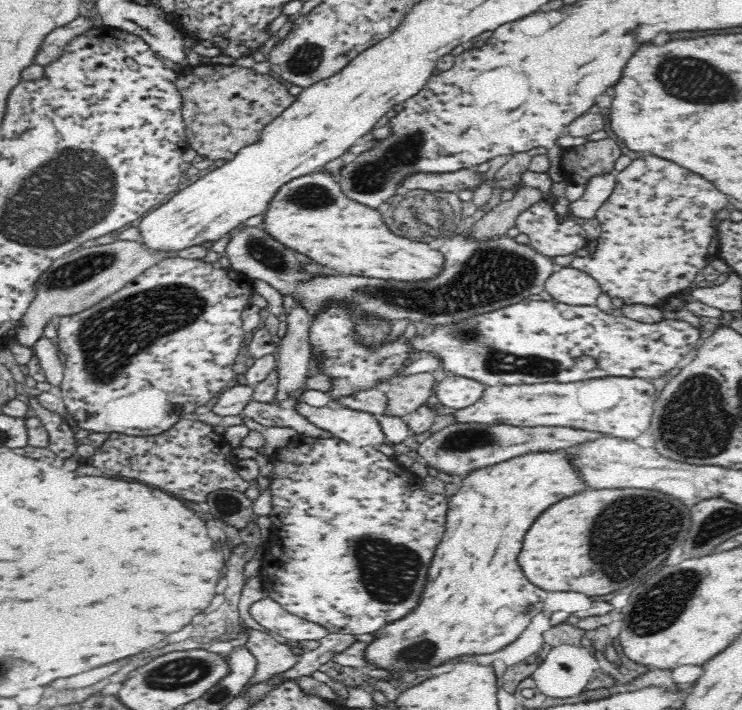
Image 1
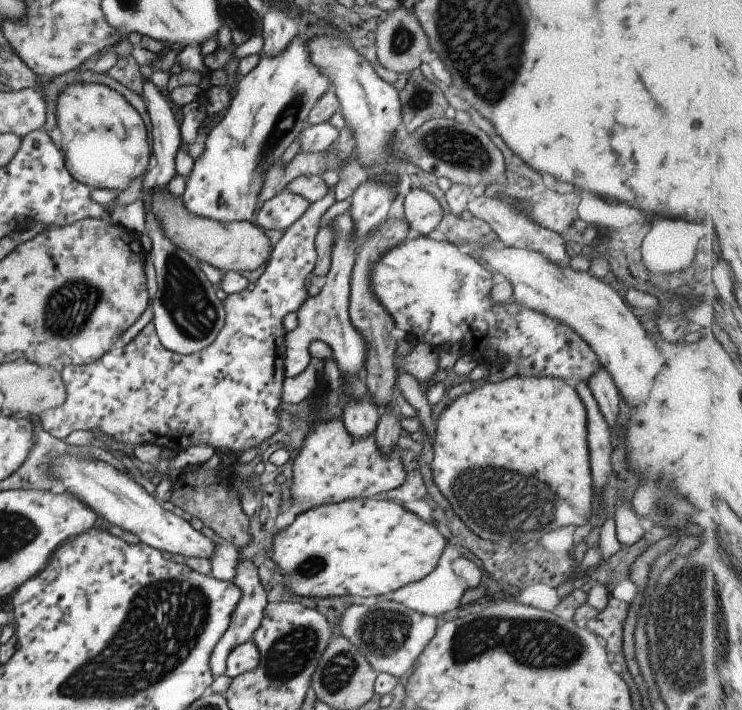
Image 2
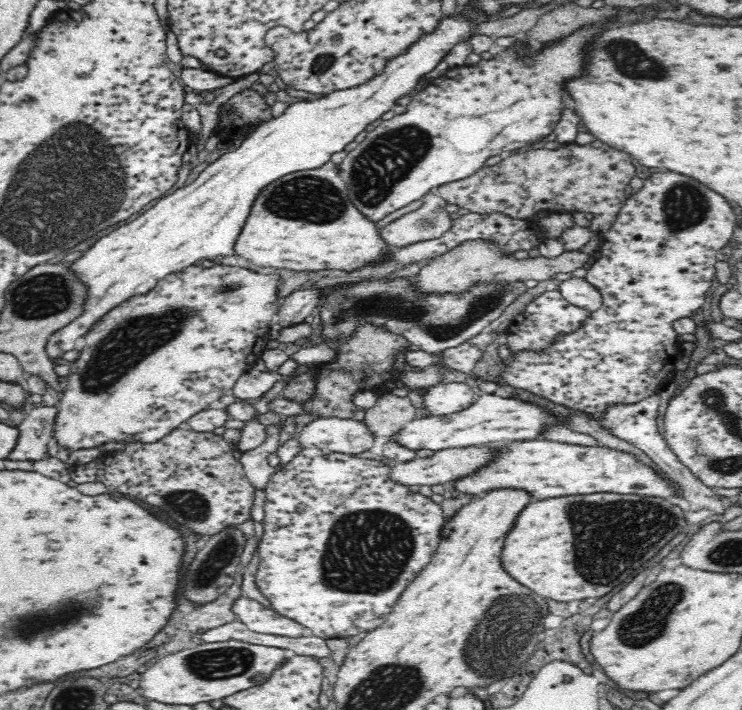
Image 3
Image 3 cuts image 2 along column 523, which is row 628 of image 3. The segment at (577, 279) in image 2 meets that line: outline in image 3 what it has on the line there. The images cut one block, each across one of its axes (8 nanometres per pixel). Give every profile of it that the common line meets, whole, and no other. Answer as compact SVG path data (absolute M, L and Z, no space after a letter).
M238 598L232 611L236 613L238 621L254 632L288 638L300 638L309 634L309 630L302 624L252 599Z

